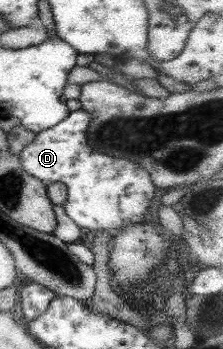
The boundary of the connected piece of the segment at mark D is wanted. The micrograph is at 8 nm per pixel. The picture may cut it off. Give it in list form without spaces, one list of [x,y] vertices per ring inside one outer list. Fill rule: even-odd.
[[[81,108],[68,112],[68,116],[46,130],[35,134],[30,144],[19,153],[19,162],[25,174],[42,182],[44,187],[60,183],[67,189],[67,199],[61,206],[65,216],[70,218],[78,228],[86,228],[88,232],[121,229],[128,224],[142,223],[144,212],[148,210],[150,200],[154,196],[154,186],[148,174],[128,160],[120,160],[98,153],[87,144],[87,130],[90,114]]]

